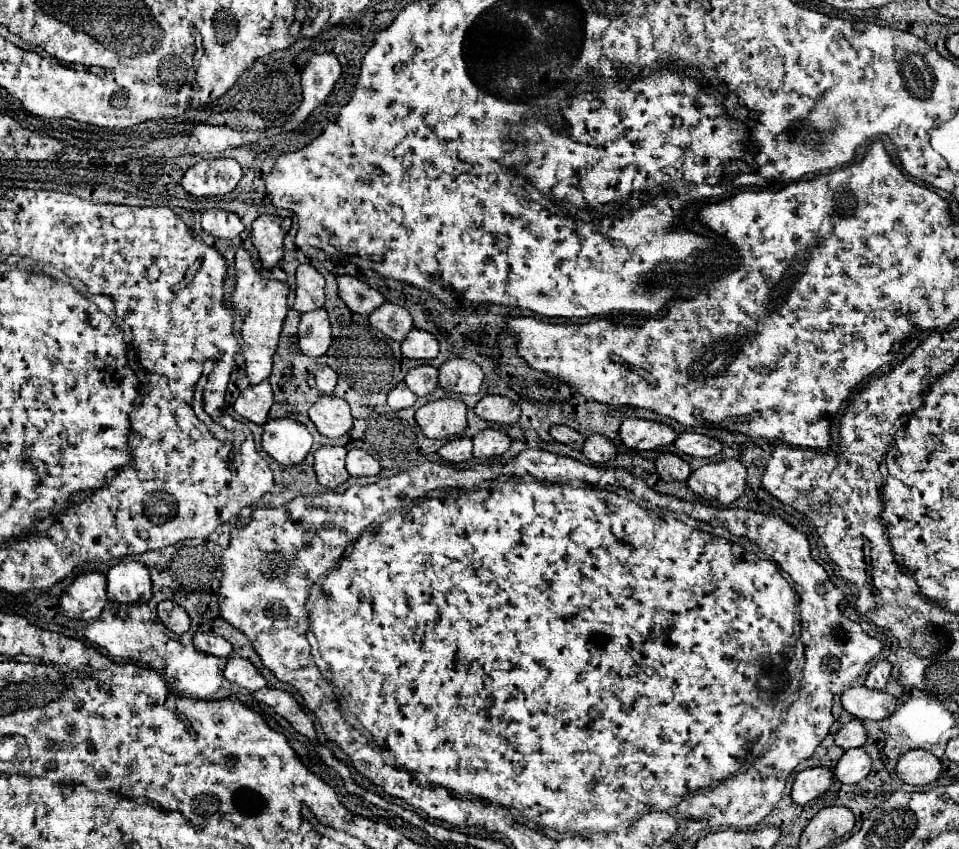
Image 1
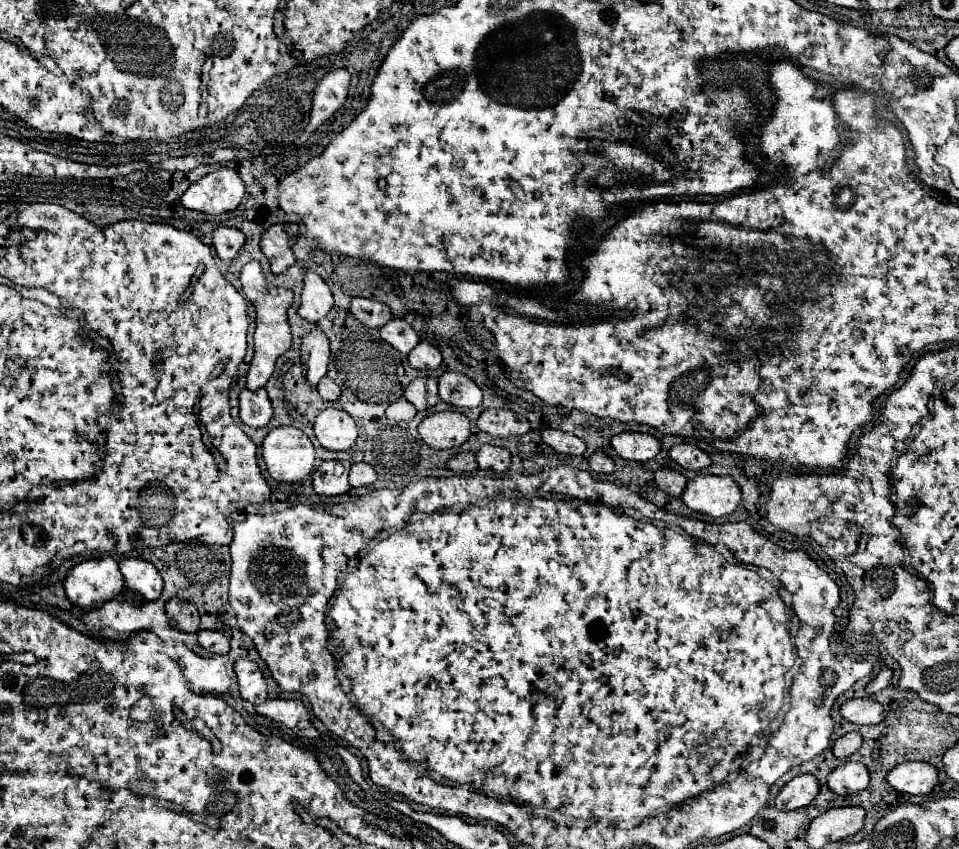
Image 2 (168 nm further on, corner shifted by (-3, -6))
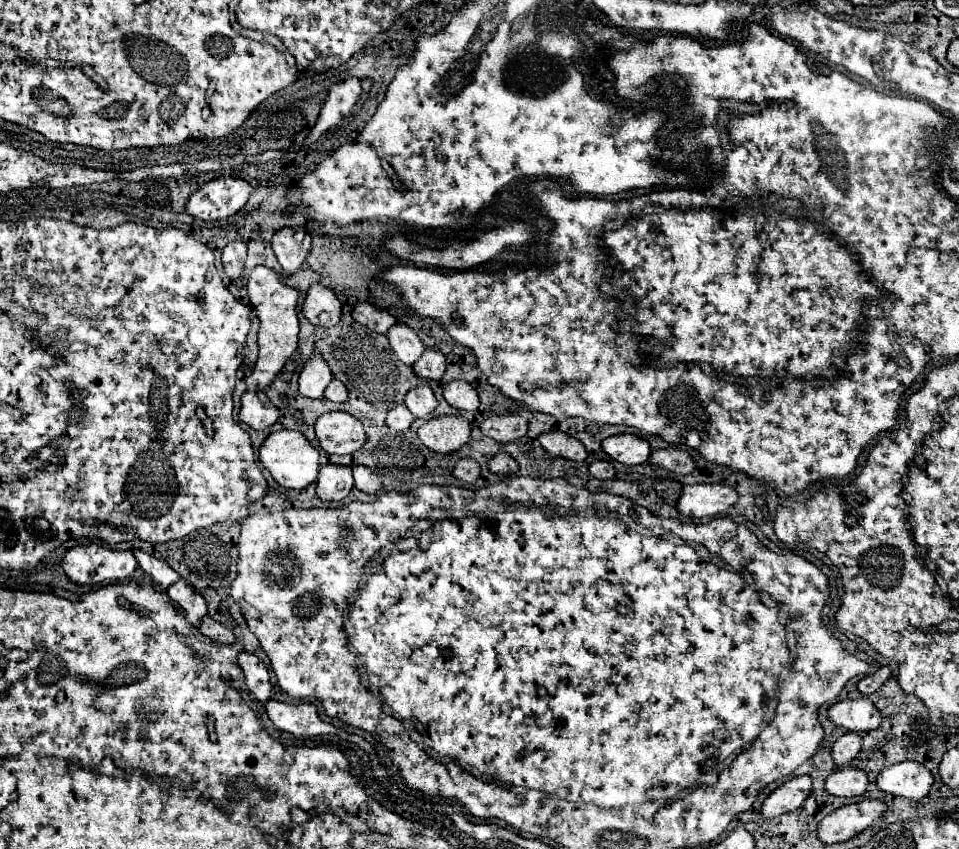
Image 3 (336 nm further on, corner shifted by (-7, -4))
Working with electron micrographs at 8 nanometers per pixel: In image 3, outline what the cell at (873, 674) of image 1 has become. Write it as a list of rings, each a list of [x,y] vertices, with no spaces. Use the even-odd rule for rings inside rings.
[[[883,666],[883,668],[879,668],[875,674],[865,676],[865,678],[857,684],[857,688],[859,688],[863,694],[873,694],[873,692],[877,692],[877,690],[883,686],[883,682],[885,682],[889,676],[891,676],[891,668],[889,668],[889,666]]]

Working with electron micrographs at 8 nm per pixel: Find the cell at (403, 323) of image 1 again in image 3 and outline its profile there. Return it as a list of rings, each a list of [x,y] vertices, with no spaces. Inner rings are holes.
[[[395,324],[393,328],[389,328],[387,332],[389,344],[393,348],[393,352],[399,356],[401,362],[405,362],[407,366],[413,366],[417,362],[417,358],[423,354],[425,346],[421,342],[421,338],[407,326],[407,324]]]

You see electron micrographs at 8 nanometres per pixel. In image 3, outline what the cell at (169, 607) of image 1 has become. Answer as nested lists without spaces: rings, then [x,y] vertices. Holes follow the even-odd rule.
[[[179,578],[173,586],[167,588],[167,594],[173,602],[177,602],[185,614],[187,614],[187,620],[193,624],[193,626],[199,626],[203,616],[207,614],[207,604],[203,600],[203,596],[191,588],[183,578]]]

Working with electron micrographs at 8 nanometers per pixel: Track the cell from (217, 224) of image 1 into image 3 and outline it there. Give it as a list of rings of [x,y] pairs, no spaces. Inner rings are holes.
[[[231,240],[223,248],[223,268],[229,278],[237,278],[247,260],[247,244],[243,240]]]

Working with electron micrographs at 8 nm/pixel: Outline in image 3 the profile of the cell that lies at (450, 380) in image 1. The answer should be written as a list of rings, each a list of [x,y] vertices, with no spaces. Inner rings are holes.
[[[451,380],[443,386],[445,400],[459,410],[477,410],[479,408],[479,396],[477,390],[465,382],[465,380]]]

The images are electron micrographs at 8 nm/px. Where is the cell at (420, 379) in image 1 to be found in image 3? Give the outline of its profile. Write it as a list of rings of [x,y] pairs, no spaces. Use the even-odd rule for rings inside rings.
[[[421,384],[407,392],[405,404],[415,418],[427,418],[437,408],[437,398],[427,384]]]

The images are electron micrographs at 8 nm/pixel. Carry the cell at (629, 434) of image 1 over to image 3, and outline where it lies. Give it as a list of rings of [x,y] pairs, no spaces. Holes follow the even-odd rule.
[[[617,434],[603,440],[603,450],[617,462],[623,464],[643,464],[649,460],[651,444],[635,434]]]

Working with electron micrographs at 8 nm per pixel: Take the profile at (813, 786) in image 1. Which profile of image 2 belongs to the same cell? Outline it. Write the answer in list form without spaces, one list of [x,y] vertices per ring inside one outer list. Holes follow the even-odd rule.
[[[799,774],[789,780],[783,790],[777,794],[773,806],[777,810],[797,810],[807,806],[819,794],[819,782],[811,774]]]

